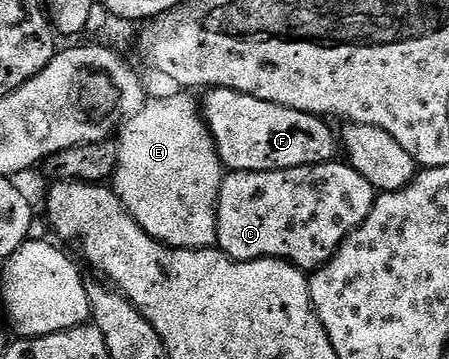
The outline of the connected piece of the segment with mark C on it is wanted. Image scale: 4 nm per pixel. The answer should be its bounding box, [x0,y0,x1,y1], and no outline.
[217,161,375,273]

